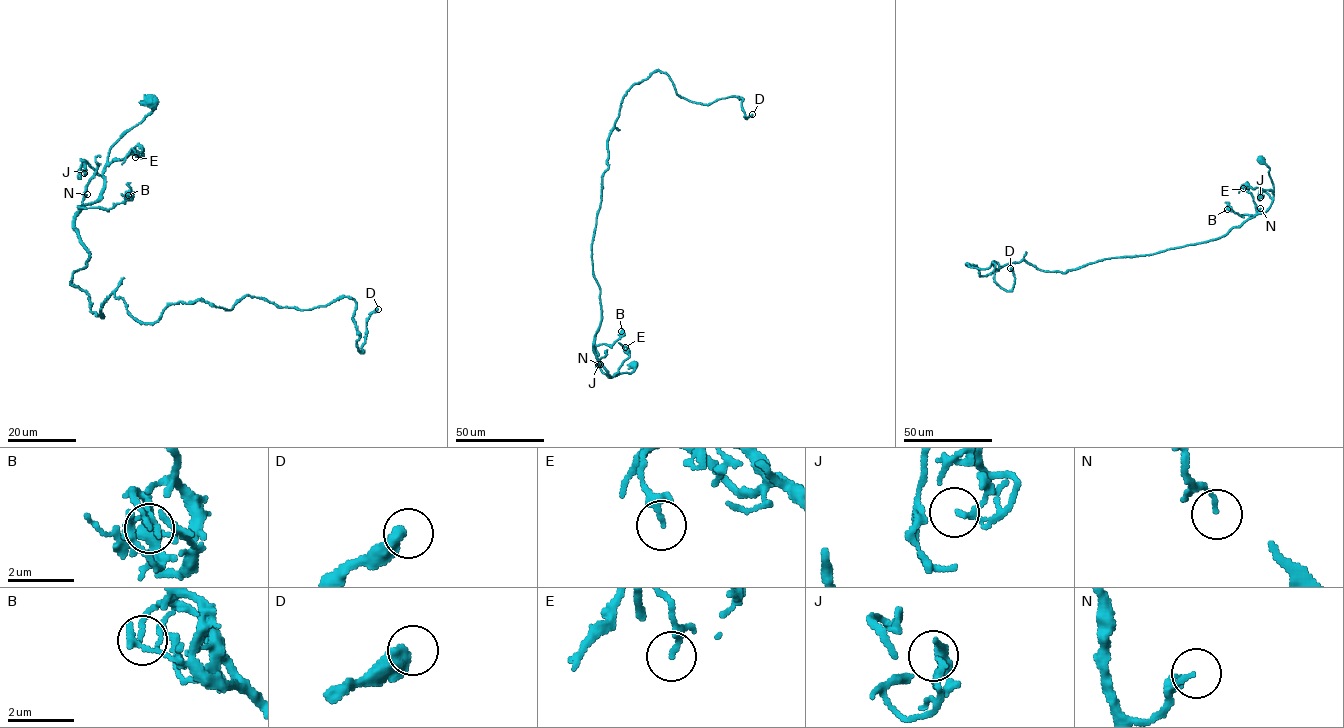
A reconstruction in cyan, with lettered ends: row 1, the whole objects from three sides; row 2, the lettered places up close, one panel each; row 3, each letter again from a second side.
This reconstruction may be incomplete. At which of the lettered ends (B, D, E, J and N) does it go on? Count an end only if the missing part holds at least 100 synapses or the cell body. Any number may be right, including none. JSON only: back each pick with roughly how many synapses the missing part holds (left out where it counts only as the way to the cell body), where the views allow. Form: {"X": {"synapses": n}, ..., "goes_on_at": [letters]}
{"goes_on_at": []}

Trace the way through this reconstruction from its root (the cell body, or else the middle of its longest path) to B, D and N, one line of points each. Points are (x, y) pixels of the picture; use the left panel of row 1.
B: (150, 103), (152, 110), (111, 148), (102, 194), (78, 206), (111, 209), (128, 195)
D: (150, 103), (75, 217), (91, 311), (113, 292), (146, 323), (180, 302), (350, 297), (363, 352), (378, 309)
N: (150, 103), (152, 110), (111, 148), (103, 174), (102, 194), (94, 202), (83, 204), (87, 194)

